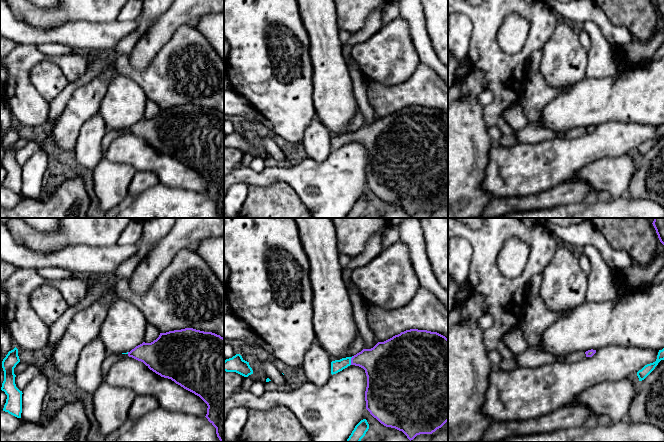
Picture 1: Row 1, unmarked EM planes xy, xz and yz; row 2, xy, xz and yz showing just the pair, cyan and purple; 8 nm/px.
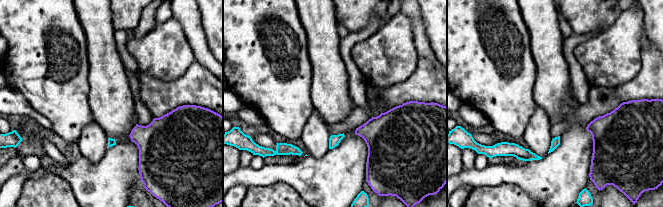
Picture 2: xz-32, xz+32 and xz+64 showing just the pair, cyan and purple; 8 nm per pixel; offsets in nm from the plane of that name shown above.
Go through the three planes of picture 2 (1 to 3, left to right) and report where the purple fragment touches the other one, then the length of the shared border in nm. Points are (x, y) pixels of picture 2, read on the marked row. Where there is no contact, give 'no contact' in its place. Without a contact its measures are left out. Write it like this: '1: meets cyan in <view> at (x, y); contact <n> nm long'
1: no contact
2: no contact
3: no contact

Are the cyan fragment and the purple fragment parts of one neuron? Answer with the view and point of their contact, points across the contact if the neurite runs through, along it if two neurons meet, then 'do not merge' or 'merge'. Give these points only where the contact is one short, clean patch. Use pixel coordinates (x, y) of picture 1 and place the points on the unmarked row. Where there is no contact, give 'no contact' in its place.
meets cyan in xz at (350, 136); runs through xz (338, 141), (350, 136), (372, 136), (381, 139); merge

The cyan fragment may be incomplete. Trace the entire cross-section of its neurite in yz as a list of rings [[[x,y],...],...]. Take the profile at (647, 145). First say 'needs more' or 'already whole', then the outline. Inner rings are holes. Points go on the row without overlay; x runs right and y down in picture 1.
already whole; [[[664,124],[662,126],[659,126],[655,138],[645,141],[641,146],[637,148],[639,157],[644,156],[655,145],[661,136],[664,136]]]

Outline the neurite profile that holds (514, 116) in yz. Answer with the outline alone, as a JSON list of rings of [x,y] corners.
[[[516,102],[511,107],[507,108],[502,113],[502,117],[506,123],[516,131],[525,128],[529,124],[520,102]]]

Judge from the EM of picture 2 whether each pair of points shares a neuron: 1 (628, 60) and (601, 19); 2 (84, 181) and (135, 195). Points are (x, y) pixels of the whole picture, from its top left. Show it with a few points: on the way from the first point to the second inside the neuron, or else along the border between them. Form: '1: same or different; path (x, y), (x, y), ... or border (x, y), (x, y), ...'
1: different; border (621, 11), (612, 23), (599, 32)
2: different; border (140, 179), (132, 186), (128, 196)

